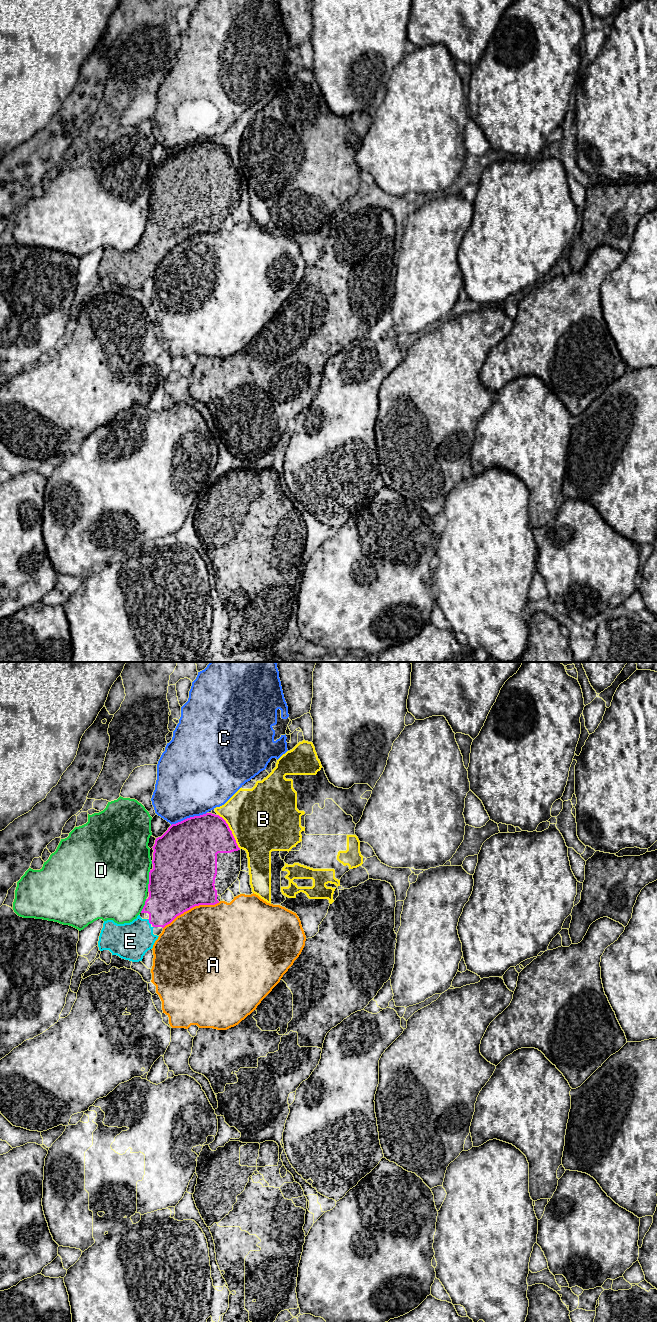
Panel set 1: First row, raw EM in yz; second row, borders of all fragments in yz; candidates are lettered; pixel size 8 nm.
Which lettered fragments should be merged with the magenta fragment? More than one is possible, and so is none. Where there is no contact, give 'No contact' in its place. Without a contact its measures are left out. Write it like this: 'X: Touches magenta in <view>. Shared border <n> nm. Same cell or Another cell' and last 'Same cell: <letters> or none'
A: Touches magenta in yz. Shared border 500 nm. Another cell
B: Touches magenta in yz. Shared border 340 nm. Another cell
C: Touches magenta in yz. Shared border 300 nm. Another cell
D: Touches magenta in yz. Shared border 180 nm. Another cell
E: Touches magenta in yz. Shared border 50 nm. Same cell
Same cell: E

